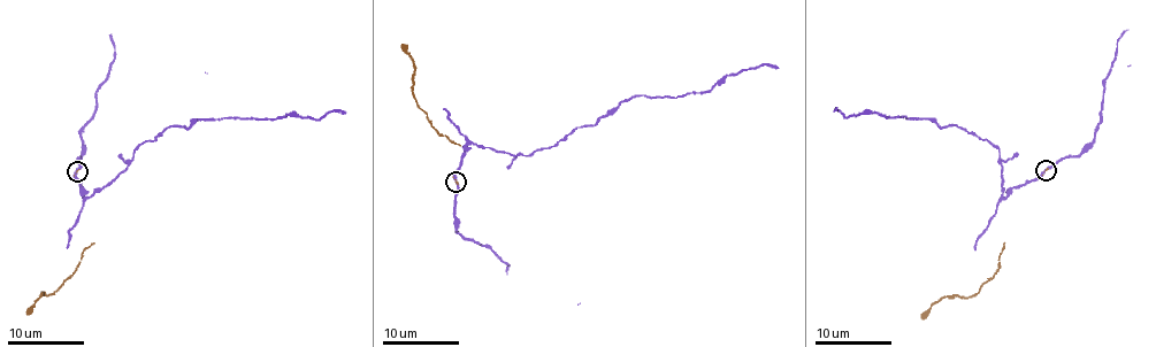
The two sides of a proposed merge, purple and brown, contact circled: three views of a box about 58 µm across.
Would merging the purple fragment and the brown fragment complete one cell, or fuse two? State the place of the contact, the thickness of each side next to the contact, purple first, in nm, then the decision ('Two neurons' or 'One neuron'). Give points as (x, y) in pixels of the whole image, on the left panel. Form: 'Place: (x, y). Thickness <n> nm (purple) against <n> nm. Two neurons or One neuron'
Place: (77, 171). Thickness 240 nm (purple) against 80 nm. One neuron

